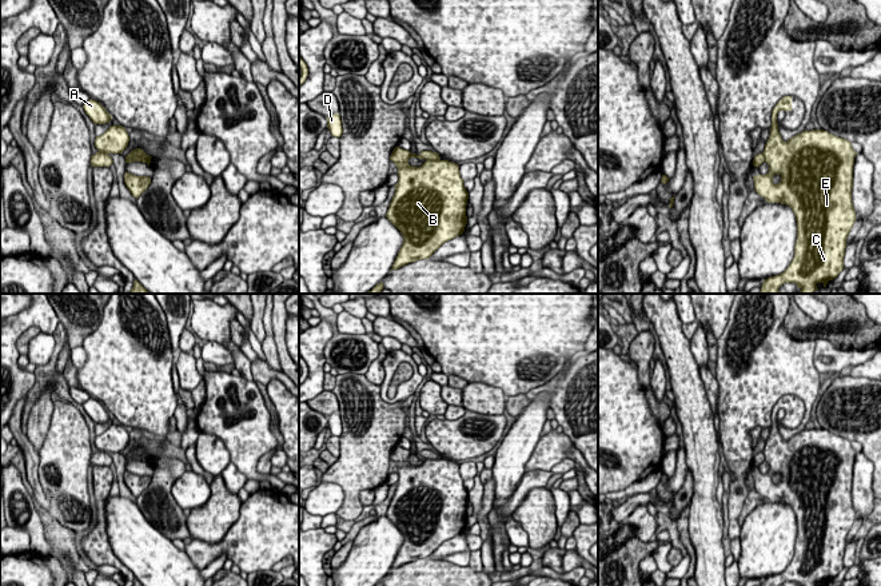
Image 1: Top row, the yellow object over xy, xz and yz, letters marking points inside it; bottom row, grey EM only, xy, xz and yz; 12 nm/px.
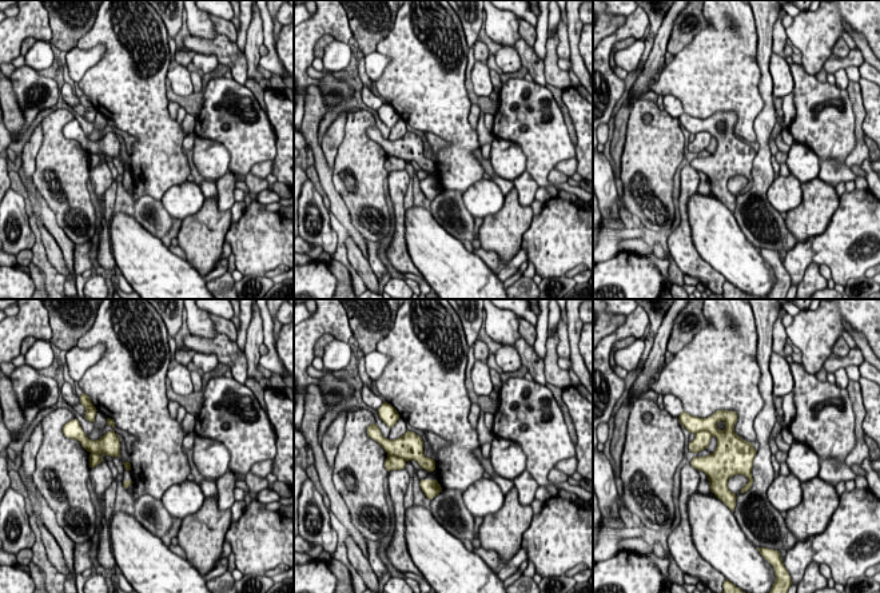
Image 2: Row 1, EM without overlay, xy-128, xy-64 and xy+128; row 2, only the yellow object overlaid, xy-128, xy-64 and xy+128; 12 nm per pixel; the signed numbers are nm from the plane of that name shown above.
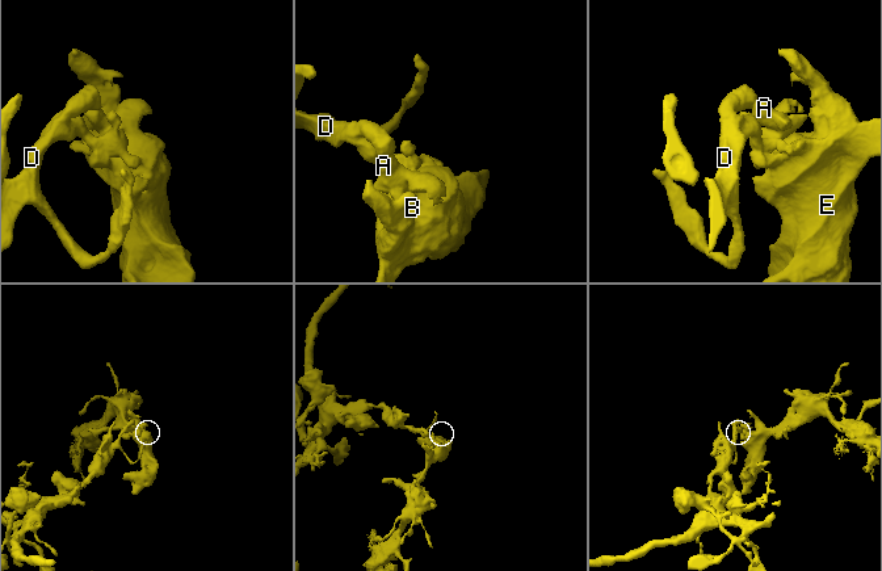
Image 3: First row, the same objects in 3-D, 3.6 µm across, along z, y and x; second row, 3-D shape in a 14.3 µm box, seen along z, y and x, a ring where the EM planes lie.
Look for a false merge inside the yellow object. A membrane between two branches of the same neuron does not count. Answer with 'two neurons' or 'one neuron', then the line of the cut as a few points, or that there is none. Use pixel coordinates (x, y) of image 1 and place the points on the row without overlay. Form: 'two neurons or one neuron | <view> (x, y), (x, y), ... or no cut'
two neurons | xz (439, 457), (426, 459)

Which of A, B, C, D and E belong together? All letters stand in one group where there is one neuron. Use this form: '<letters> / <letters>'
A B C E / D

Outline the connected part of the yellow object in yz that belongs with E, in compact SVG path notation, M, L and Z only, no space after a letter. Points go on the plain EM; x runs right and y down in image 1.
M784 395L772 410L770 434L762 451L769 465L769 471L753 475L753 479L756 491L766 501L786 503L793 509L797 519L797 539L794 557L789 566L782 573L765 578L762 586L780 586L785 582L796 582L797 586L817 586L817 582L822 582L826 586L828 581L837 577L845 567L846 537L857 518L852 501L853 465L857 451L849 439L824 428L805 428L784 441L777 422L777 412L780 410L792 410L792 395Z

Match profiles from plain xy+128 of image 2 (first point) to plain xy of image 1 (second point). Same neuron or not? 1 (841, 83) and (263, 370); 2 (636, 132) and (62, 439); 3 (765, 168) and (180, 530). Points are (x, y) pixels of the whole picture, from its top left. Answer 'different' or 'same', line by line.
1: different
2: same
3: same

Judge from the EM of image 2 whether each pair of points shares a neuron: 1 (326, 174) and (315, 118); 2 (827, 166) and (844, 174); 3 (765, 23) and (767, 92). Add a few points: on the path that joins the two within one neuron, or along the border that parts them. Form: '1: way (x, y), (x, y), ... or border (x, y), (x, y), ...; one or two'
1: way (321, 160), (311, 140), (311, 131); one
2: way (831, 170), (835, 174), (840, 174); one
3: way (764, 40), (765, 75); one

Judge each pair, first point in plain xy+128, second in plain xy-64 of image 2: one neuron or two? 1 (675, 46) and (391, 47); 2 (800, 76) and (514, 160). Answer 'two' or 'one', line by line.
1: two
2: two

